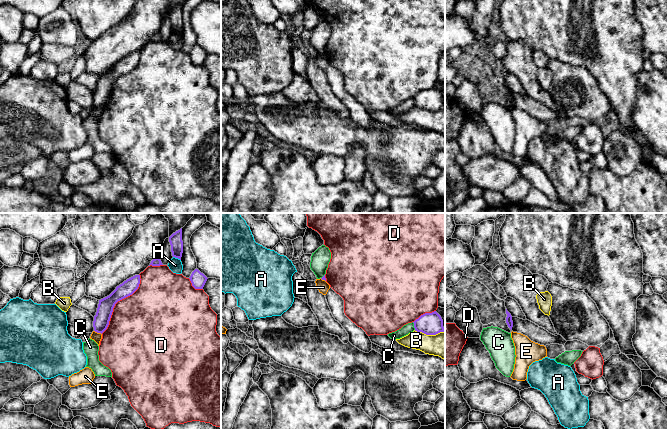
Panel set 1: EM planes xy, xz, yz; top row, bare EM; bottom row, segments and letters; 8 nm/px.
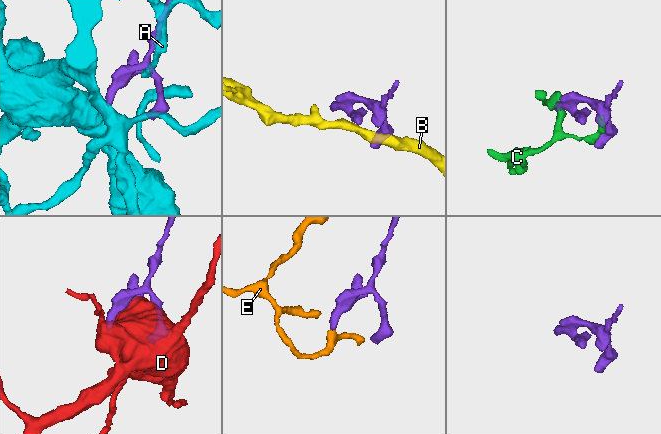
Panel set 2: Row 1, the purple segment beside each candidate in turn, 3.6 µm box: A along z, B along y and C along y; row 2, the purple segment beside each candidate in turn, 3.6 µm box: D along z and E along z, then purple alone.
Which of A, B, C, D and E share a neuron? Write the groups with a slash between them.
A / B / C / D / E

